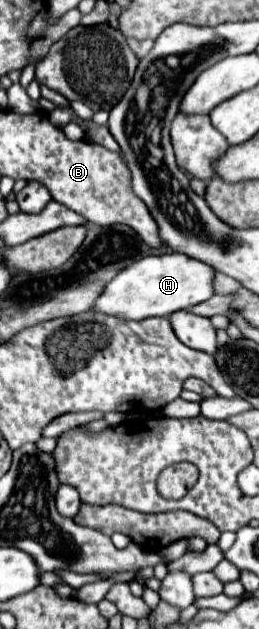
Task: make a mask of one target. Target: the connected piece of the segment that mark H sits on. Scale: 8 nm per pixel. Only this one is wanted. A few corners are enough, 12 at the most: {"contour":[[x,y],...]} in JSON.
{"contour":[[148,255],[110,279],[94,311],[164,317],[212,297],[214,269]]}

